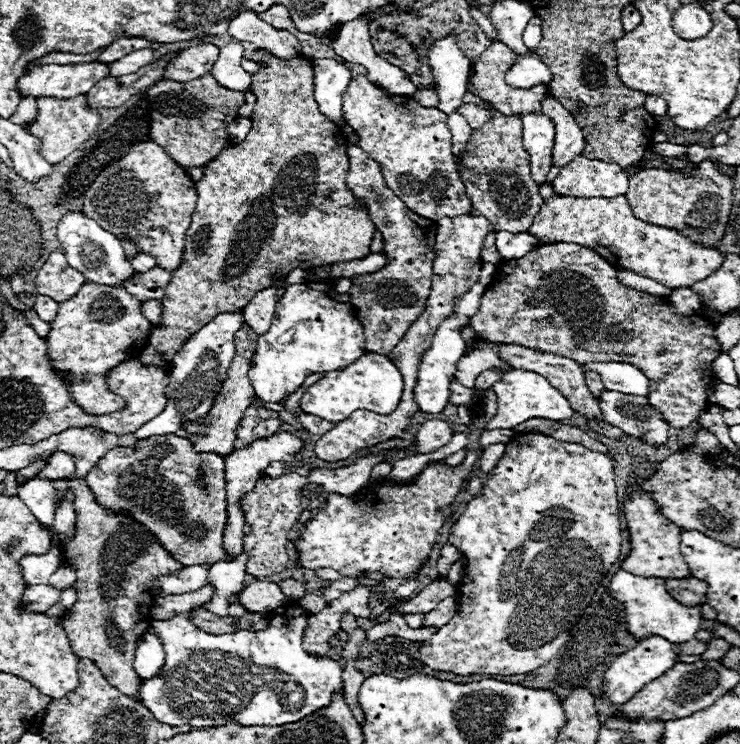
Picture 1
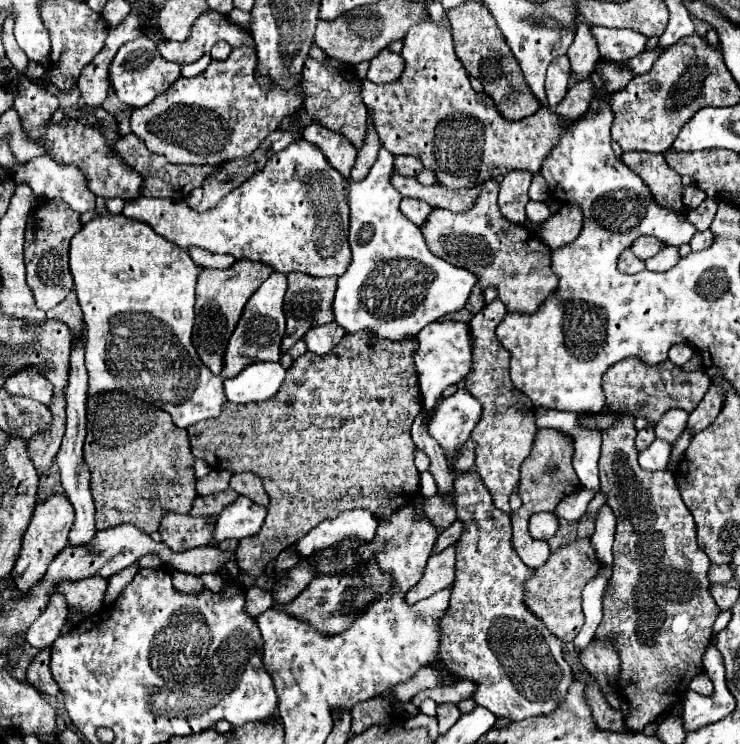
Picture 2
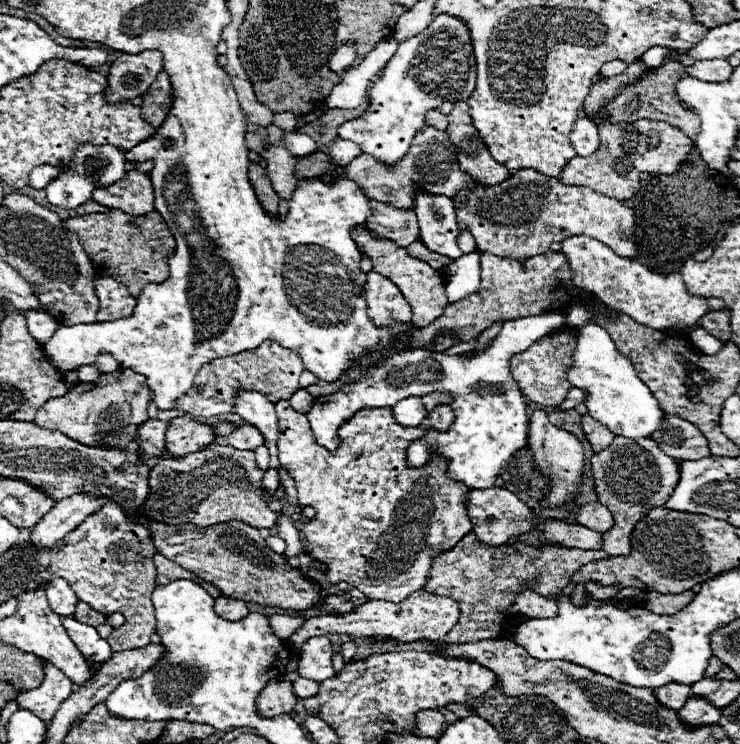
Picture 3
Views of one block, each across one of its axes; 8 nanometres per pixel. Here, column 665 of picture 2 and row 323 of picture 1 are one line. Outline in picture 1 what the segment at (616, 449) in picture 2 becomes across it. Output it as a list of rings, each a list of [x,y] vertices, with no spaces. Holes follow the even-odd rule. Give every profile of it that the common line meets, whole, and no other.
[[[558,242],[544,244],[530,250],[524,258],[502,260],[496,266],[492,284],[482,296],[480,310],[470,322],[474,336],[500,344],[532,346],[532,350],[544,350],[546,354],[564,354],[574,362],[632,362],[638,370],[658,382],[658,392],[650,392],[650,404],[664,416],[674,428],[688,428],[698,420],[704,406],[708,406],[706,388],[716,380],[712,362],[724,352],[720,342],[714,338],[716,326],[698,314],[682,316],[674,314],[672,306],[664,296],[654,296],[618,282],[618,270],[608,264],[594,250]]]

